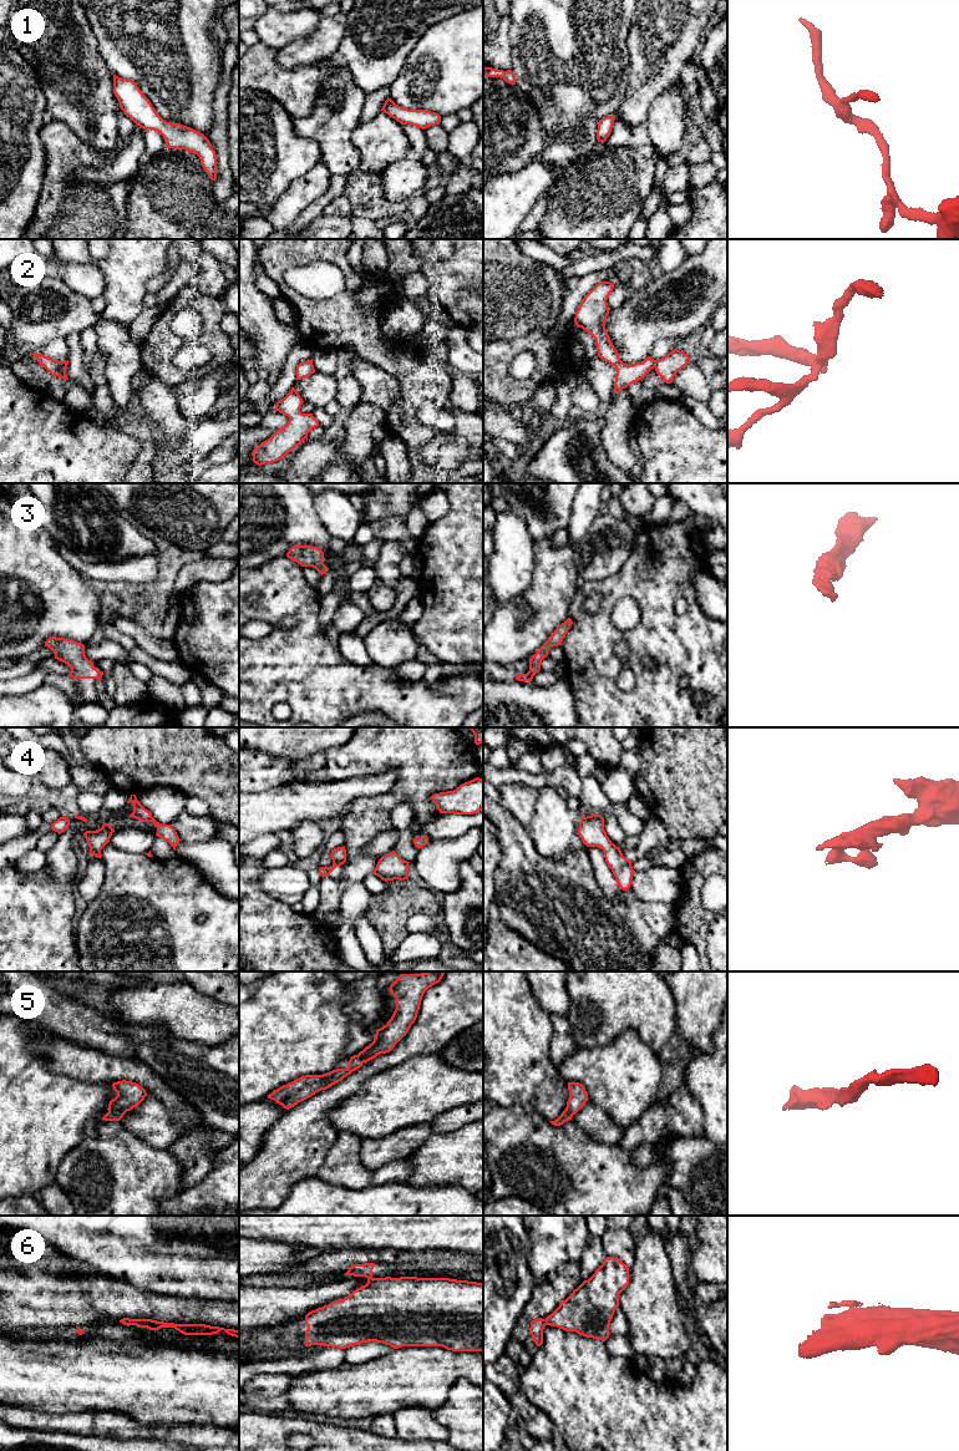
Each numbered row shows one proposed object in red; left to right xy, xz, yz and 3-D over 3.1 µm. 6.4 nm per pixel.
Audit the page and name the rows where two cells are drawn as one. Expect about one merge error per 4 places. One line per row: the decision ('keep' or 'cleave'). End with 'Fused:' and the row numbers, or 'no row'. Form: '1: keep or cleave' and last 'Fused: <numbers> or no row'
1: keep
2: keep
3: keep
4: keep
5: keep
6: cleave
Fused: 6

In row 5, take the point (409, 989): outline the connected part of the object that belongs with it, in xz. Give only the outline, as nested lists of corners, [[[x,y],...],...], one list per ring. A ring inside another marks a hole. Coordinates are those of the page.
[[[445,971],[400,974],[390,985],[391,994],[396,996],[396,1009],[391,1019],[376,1030],[374,1041],[369,1046],[350,1057],[346,1069],[336,1069],[323,1075],[301,1076],[274,1090],[268,1095],[268,1099],[289,1110],[316,1092],[338,1084],[352,1071],[360,1069],[364,1062],[380,1054],[390,1052],[415,1023],[425,991],[440,983],[443,974]]]

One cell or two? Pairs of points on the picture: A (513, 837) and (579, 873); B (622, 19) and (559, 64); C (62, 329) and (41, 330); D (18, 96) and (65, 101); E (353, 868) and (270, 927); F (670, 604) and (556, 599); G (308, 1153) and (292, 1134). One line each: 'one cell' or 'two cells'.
A: one cell
B: one cell
C: one cell
D: two cells
E: two cells
F: two cells
G: one cell

